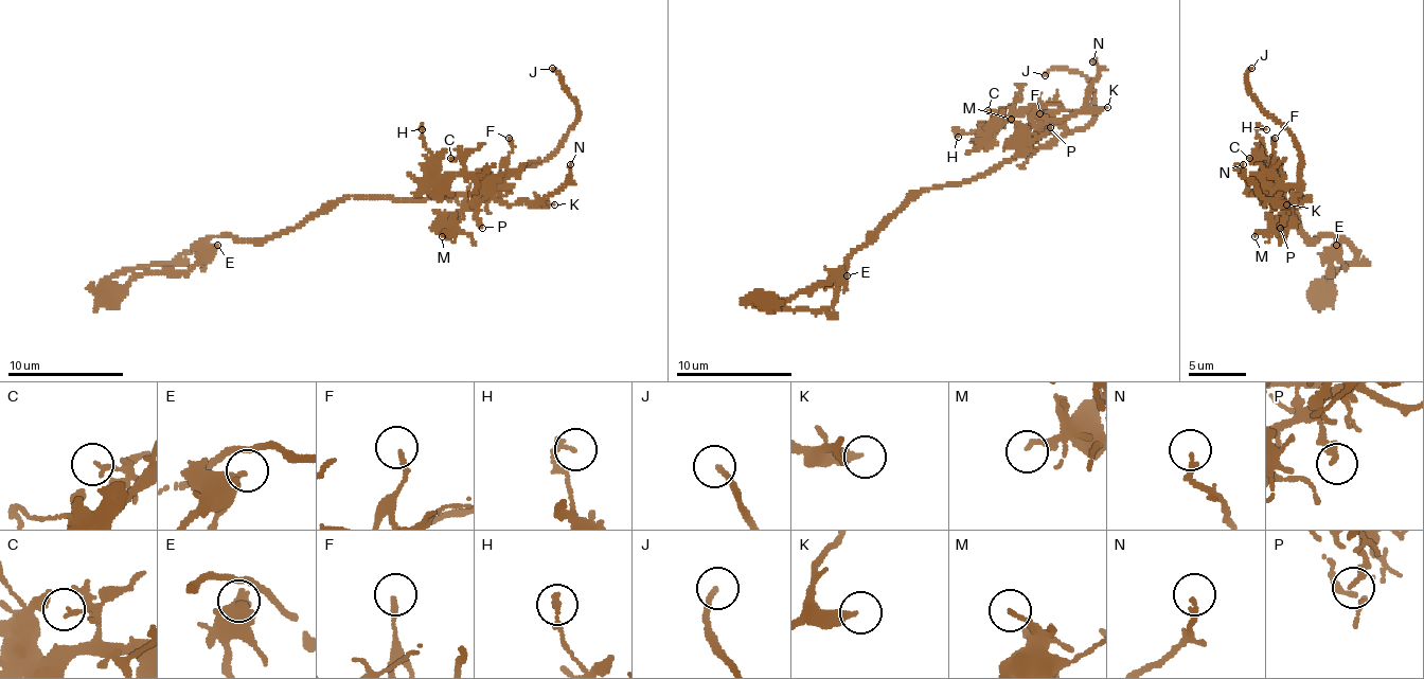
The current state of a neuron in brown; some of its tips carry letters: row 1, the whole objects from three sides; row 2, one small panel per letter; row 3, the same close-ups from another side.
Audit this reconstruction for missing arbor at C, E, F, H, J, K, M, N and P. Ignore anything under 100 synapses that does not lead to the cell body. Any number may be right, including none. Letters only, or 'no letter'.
J

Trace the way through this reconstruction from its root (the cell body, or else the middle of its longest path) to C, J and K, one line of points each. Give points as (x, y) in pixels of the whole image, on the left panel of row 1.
C: (317, 216), (352, 196), (462, 196), (475, 204), (486, 190), (460, 158), (450, 158)
J: (317, 216), (352, 196), (470, 196), (535, 166), (573, 129), (580, 111), (552, 68)
K: (317, 216), (352, 196), (386, 198), (462, 196), (468, 204), (492, 198), (510, 204), (554, 204)

